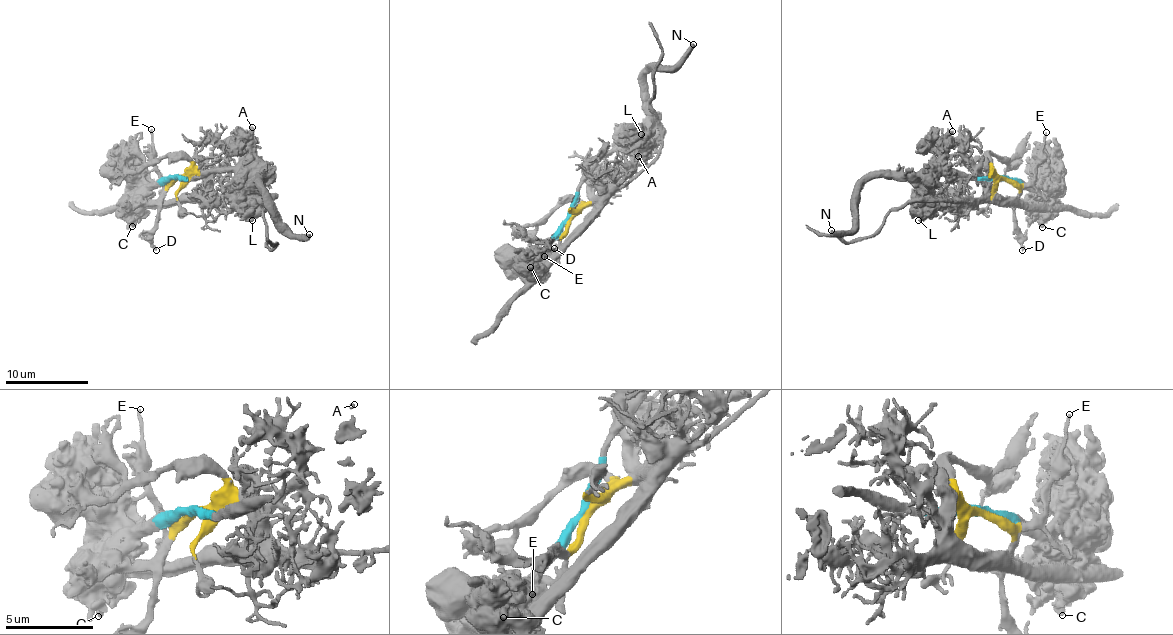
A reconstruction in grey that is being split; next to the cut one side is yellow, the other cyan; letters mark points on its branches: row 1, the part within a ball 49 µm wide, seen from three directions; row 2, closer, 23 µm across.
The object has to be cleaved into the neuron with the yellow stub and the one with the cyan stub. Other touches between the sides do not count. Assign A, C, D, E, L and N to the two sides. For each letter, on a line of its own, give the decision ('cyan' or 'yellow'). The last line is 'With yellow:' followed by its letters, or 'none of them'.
A: cyan
C: cyan
D: yellow
E: yellow
L: cyan
N: cyan
With yellow: D, E

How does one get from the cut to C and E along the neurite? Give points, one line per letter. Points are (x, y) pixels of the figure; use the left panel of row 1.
C: (177, 177), (170, 176), (151, 190), (142, 216), (131, 227)
E: (177, 177), (168, 183), (154, 162), (152, 128)

